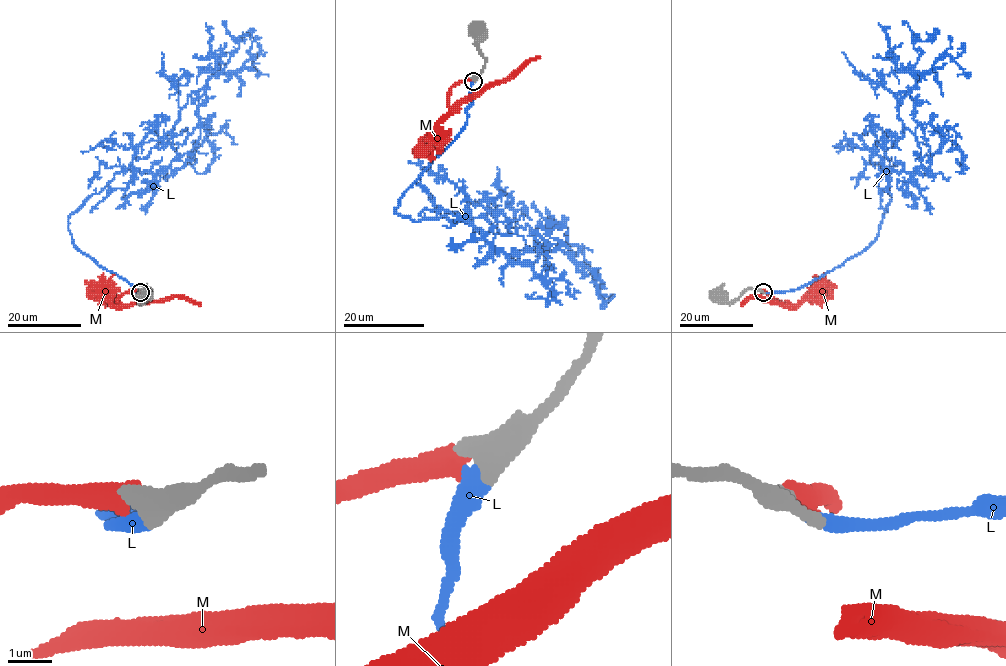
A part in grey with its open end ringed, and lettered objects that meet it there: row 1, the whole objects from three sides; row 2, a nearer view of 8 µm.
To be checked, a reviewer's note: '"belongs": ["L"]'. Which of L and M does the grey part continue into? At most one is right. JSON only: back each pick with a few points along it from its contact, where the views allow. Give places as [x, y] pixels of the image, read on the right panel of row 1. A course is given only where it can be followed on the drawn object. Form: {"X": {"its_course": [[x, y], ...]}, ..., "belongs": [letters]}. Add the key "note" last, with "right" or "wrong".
{"L": {"its_course": [[763, 292], [800, 289], [877, 236], [882, 161], [903, 135], [895, 95], [939, 58], [957, 75]]}, "belongs": ["L"], "note": "right"}

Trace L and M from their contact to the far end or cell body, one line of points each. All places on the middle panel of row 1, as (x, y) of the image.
L: (473, 80), (462, 130), (394, 211), (483, 215), (502, 234), (527, 226), (593, 272), (605, 301), (614, 294)
M: (472, 77), (457, 81), (451, 87), (451, 109), (505, 81), (540, 56)

